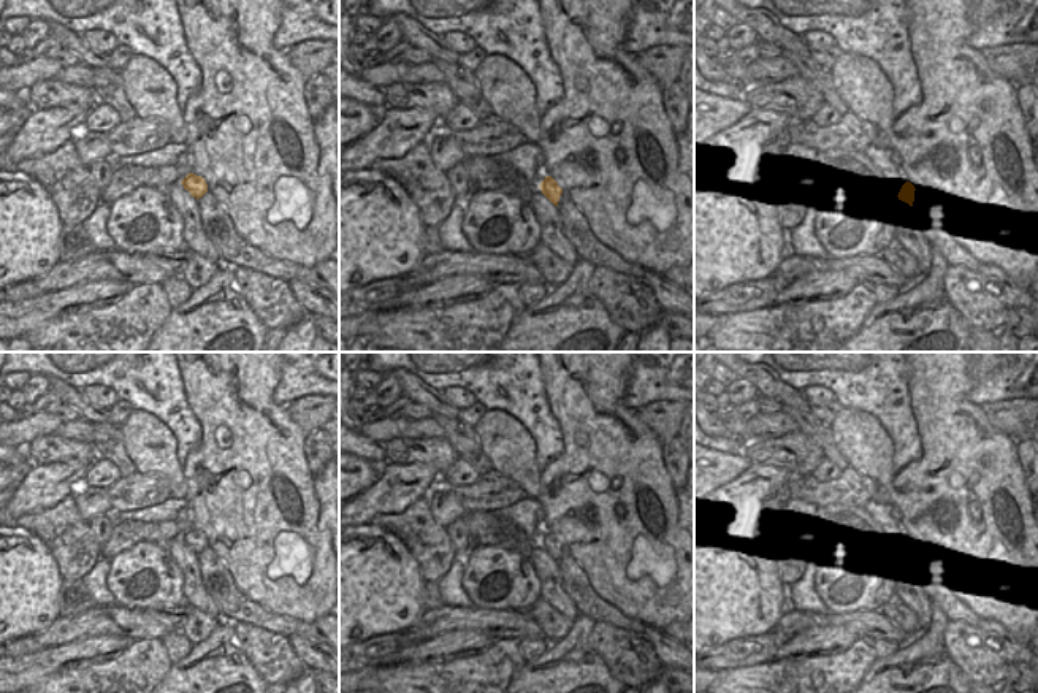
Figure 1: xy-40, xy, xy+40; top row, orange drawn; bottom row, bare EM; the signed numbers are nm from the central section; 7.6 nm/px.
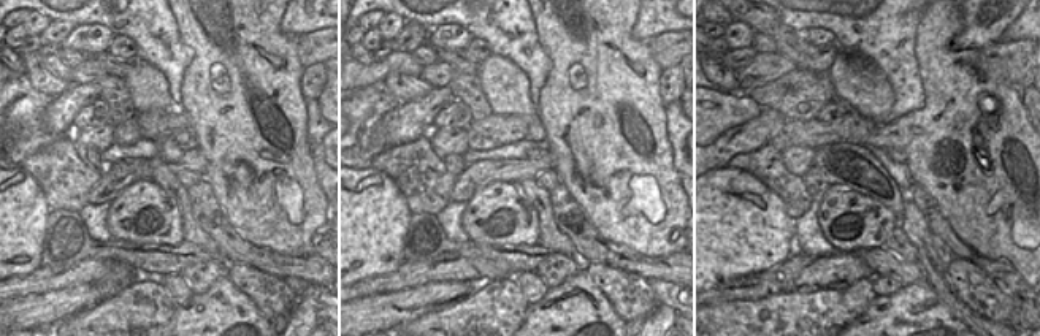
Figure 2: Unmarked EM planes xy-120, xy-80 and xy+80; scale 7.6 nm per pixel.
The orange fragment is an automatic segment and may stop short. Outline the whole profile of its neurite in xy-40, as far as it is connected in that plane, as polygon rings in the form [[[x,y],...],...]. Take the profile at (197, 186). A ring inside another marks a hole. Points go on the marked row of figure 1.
[[[189,173],[182,182],[185,190],[190,192],[192,197],[195,197],[197,200],[201,198],[206,192],[208,192],[208,184],[204,181],[204,178],[197,176],[193,173]]]

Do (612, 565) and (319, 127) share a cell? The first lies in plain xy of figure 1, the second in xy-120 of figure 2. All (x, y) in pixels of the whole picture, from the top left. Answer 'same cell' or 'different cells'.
different cells

